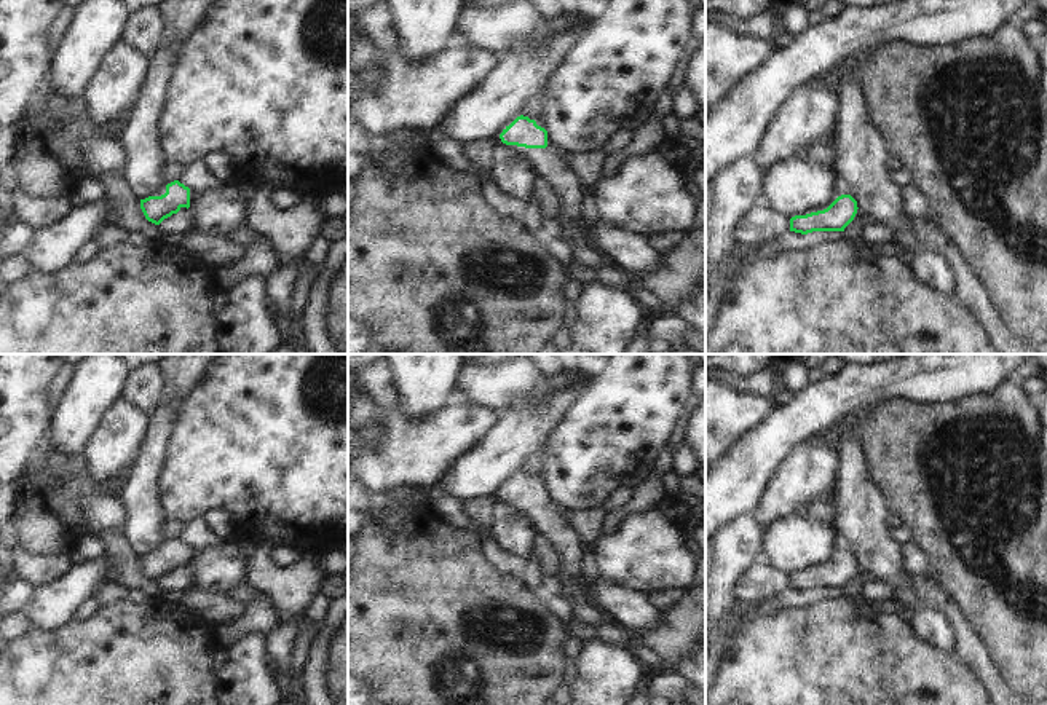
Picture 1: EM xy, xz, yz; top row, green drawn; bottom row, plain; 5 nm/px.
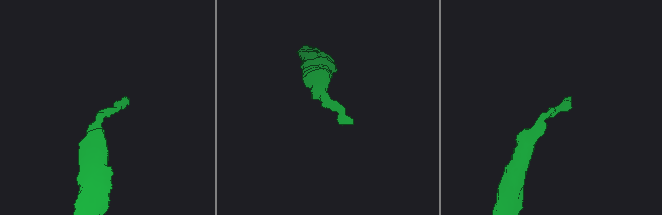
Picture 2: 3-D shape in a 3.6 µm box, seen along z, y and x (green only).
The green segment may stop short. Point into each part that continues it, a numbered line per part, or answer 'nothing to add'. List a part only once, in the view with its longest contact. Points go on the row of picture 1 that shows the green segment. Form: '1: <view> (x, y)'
1: xz (548, 163)

